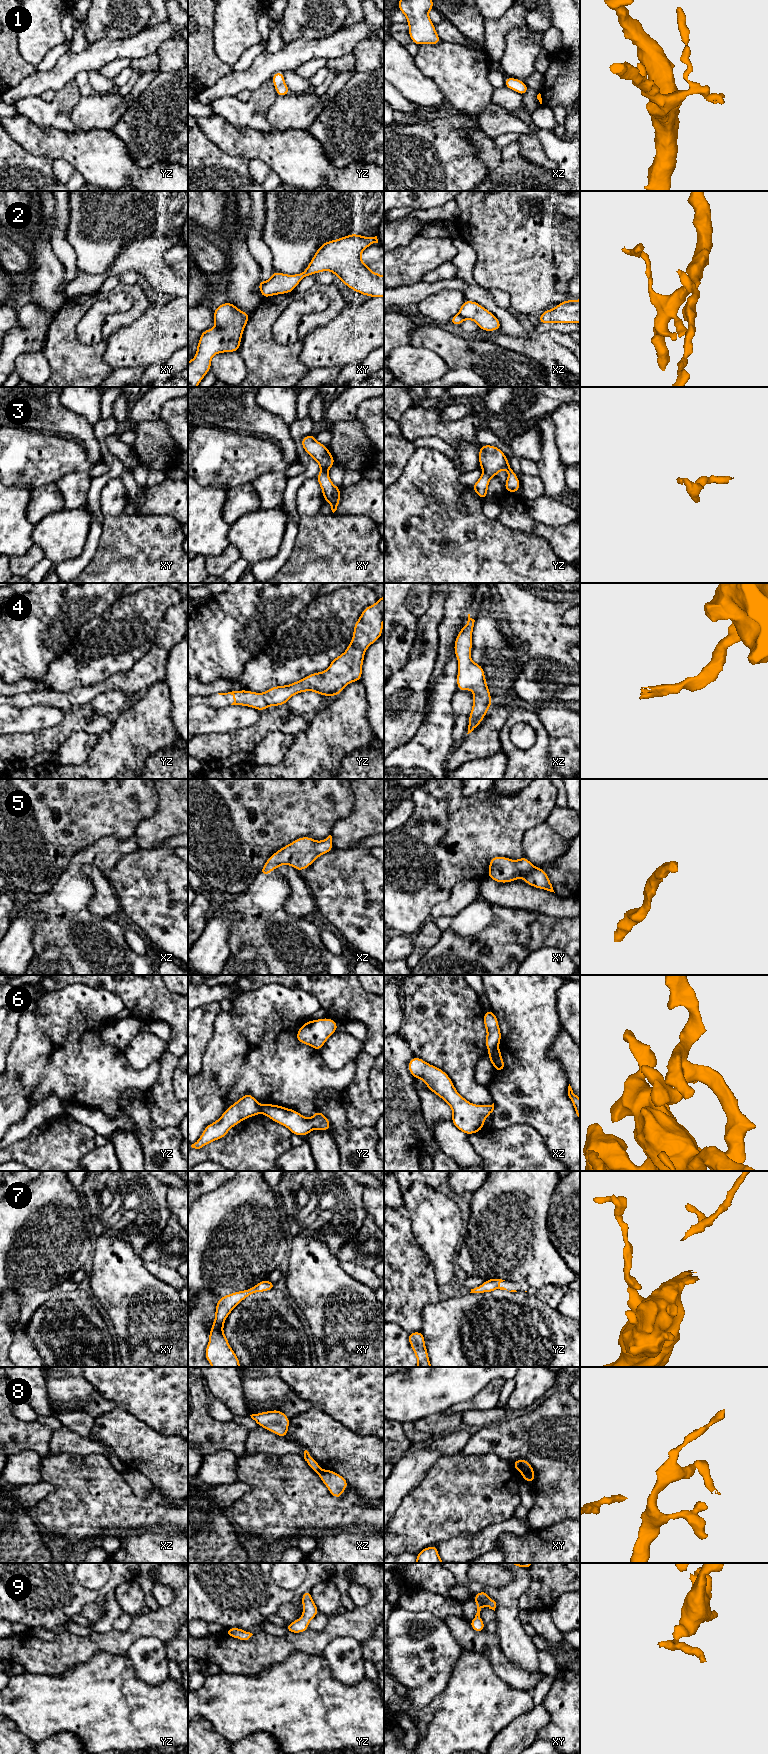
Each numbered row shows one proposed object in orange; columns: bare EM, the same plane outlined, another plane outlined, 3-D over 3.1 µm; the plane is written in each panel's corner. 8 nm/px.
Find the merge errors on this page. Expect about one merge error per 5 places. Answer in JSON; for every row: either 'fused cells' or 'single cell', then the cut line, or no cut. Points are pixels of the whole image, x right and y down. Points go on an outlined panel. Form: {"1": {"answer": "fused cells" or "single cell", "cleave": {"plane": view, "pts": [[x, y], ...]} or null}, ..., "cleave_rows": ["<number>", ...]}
{"1": {"answer": "single cell", "cleave": null}, "2": {"answer": "fused cells", "cleave": {"plane": "xz", "pts": [[458, 313], [464, 319]]}}, "3": {"answer": "single cell", "cleave": null}, "4": {"answer": "single cell", "cleave": null}, "5": {"answer": "single cell", "cleave": null}, "6": {"answer": "fused cells", "cleave": {"plane": "xz", "pts": [[497, 1047], [489, 1051]]}}, "7": {"answer": "single cell", "cleave": null}, "8": {"answer": "fused cells", "cleave": {"plane": "xz", "pts": [[321, 1469], [317, 1472]]}}, "9": {"answer": "single cell", "cleave": null}, "cleave_rows": ["2", "6", "8"]}

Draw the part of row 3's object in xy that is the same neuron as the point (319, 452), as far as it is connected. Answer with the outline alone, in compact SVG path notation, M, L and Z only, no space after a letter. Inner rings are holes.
M314 434L307 435L302 438L301 445L305 452L315 459L321 469L321 472L316 477L322 489L322 495L325 501L331 505L331 510L334 513L340 504L341 487L336 487L329 475L328 470L334 465L335 460L329 452L328 447L319 443Z

